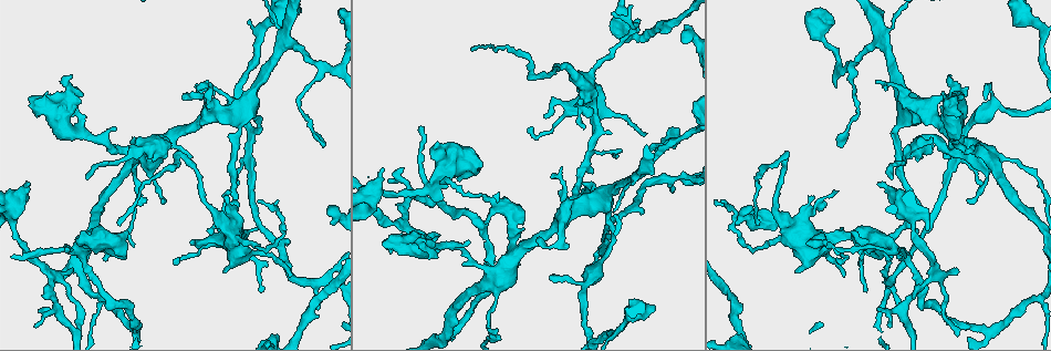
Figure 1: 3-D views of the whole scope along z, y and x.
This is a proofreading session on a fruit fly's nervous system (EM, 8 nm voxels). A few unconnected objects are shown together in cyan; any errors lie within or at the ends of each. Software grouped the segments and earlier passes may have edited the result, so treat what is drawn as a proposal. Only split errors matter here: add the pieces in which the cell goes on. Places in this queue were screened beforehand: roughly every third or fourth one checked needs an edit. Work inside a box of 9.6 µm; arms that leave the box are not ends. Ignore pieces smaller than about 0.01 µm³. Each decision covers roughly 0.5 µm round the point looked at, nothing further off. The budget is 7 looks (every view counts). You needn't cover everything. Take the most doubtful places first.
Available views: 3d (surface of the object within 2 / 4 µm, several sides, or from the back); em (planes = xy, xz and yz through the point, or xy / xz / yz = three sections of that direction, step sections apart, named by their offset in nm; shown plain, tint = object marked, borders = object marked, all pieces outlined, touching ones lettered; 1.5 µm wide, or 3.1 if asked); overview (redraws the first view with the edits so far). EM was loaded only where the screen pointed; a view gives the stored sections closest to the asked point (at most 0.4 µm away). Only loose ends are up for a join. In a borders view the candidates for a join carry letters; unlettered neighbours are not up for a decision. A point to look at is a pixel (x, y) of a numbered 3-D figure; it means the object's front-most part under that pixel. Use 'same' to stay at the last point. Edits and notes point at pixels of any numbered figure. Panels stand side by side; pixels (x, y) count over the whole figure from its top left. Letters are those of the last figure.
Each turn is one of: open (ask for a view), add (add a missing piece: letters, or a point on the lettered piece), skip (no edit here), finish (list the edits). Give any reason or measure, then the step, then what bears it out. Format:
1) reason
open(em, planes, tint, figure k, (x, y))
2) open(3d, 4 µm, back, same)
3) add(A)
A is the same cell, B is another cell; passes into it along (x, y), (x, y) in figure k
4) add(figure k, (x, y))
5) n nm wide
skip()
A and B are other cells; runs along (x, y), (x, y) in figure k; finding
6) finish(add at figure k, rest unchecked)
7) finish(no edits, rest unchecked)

open(em, planes, borders, figure 1, (560, 168))

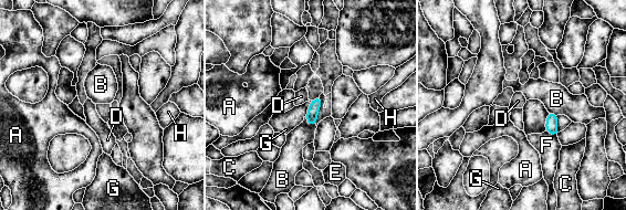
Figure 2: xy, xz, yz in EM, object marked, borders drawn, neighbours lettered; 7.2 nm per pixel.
G touches over 140 nm
skip()
A, B, C, D, E, F, G and H are other cells; border along (305, 116), (309, 125), (315, 125) in figure 2; none of them fits

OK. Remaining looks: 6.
free end
open(3d, 4 µm, figure 1, (678, 134))

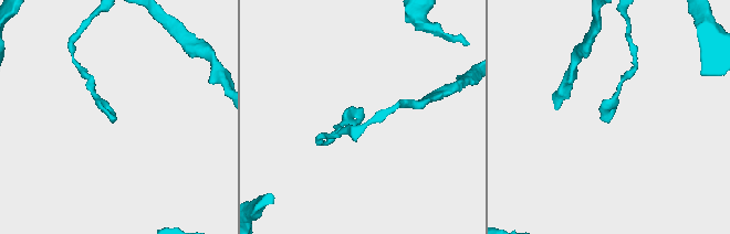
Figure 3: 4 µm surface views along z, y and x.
shape alone is not enough
open(em, planes, borders, figure 3, (363, 115))

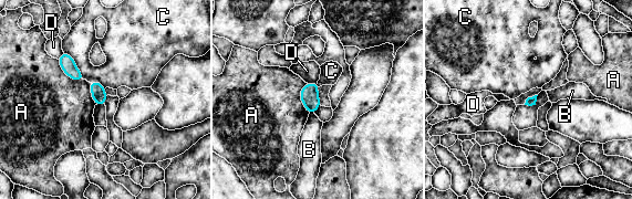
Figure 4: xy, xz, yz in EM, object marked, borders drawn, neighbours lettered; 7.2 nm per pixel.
skip()
A, B, C and D are other cells; border along (63, 51), (72, 58), (85, 79) in figure 4; no lettered piece goes on from it

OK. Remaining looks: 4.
an open end
open(3d, 2 µm, figure 1, (722, 201))

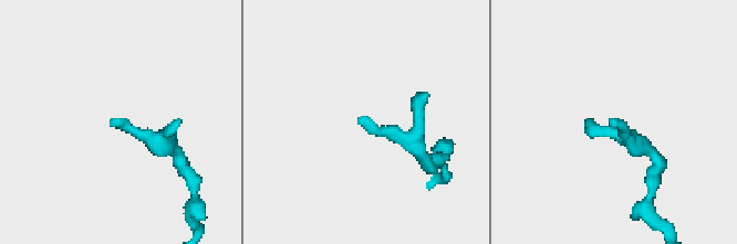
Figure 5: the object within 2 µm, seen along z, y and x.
need the tissue
open(em, planes, borders, figure 5, (111, 123))

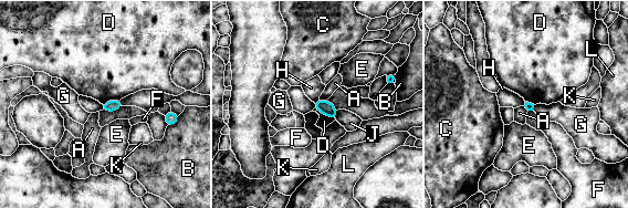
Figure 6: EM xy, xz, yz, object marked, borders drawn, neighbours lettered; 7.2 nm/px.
skip()
A, B, C, D, E, F, G, H, J, K and L are other cells; no lettered piece goes on from it

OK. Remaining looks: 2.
finish(no edits, rest unchecked)

